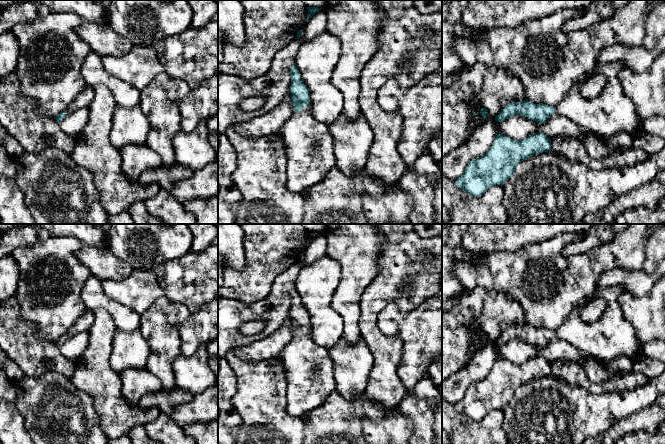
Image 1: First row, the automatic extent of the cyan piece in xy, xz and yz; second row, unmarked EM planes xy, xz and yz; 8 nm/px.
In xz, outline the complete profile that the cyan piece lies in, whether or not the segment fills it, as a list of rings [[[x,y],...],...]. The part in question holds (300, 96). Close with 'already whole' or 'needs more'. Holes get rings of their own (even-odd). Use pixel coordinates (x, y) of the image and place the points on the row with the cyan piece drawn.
[[[296,64],[290,68],[290,74],[291,103],[294,106],[295,113],[283,125],[278,135],[282,137],[287,147],[286,186],[292,192],[303,192],[319,183],[326,173],[336,166],[336,158],[329,126],[317,121],[313,115],[312,108],[307,106],[310,103],[310,92],[303,83]]] | needs more

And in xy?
[[[87,85],[82,93],[80,93],[76,99],[69,104],[69,106],[61,112],[55,119],[57,122],[63,120],[69,113],[78,109],[89,108],[91,102],[94,99],[94,90],[92,85]]] | needs more

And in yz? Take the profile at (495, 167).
[[[542,132],[520,141],[497,134],[487,153],[471,160],[455,185],[474,197],[480,197],[493,186],[503,186],[521,161],[551,150],[551,140]]] | already whole

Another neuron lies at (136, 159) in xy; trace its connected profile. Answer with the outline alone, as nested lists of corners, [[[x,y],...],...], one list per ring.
[[[129,144],[123,148],[122,171],[130,181],[136,181],[147,169],[156,169],[162,165],[161,157],[146,144]]]

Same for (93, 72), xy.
[[[91,51],[83,62],[81,74],[87,85],[102,84],[112,94],[117,105],[132,108],[139,105],[140,91],[124,81],[109,75],[103,64],[102,57]]]

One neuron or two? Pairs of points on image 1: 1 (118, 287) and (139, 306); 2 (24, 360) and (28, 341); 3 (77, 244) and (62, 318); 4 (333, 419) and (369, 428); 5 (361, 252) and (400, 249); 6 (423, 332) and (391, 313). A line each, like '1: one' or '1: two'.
1: one
2: one
3: one
4: two
5: two
6: one

